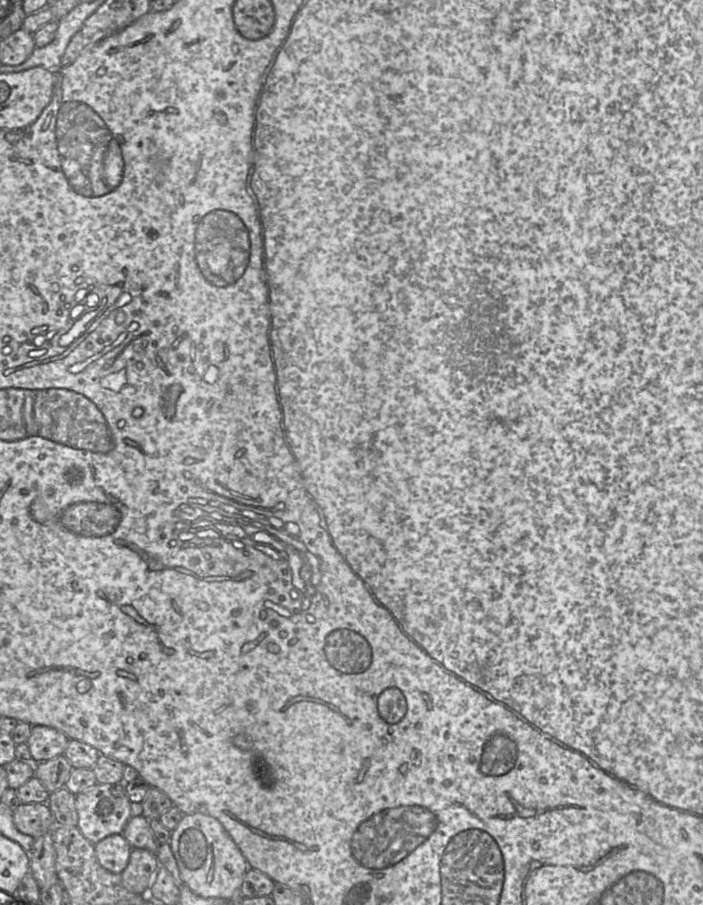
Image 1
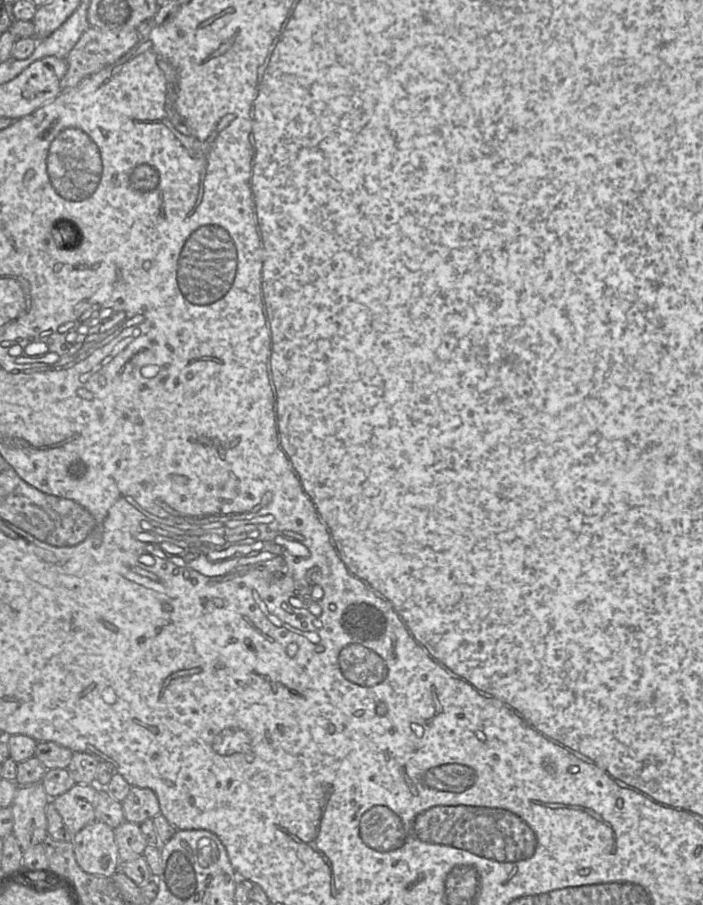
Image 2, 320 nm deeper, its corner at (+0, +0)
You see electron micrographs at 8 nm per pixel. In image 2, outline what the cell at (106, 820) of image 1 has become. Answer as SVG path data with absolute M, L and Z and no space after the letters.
M75 784L67 792L51 798L70 833L74 836L95 821L96 784Z

